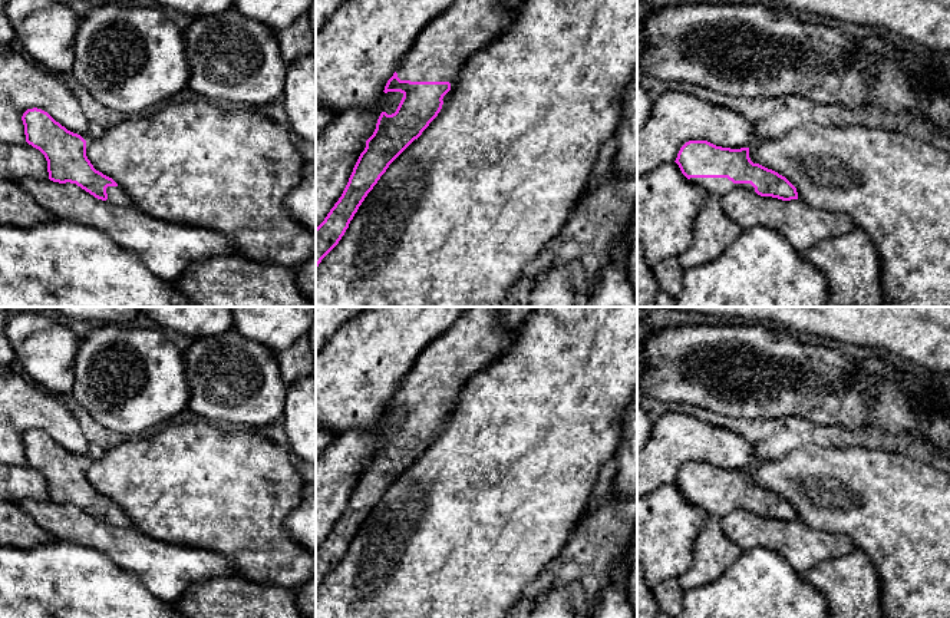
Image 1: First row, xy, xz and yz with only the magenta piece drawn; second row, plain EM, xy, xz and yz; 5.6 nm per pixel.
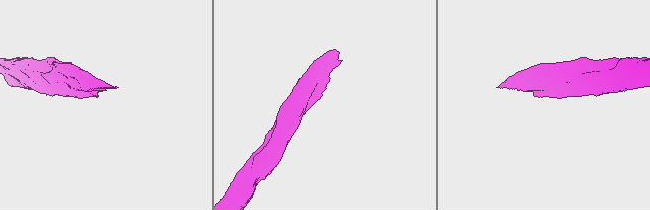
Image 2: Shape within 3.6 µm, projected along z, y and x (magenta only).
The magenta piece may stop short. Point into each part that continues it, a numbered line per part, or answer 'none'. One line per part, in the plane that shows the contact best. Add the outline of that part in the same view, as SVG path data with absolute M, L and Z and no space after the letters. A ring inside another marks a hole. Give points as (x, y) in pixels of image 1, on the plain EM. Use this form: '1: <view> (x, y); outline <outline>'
1: xz (477, 340); outline M471 307L449 331L423 348L403 376L398 399L410 403L449 403L452 412L468 379L511 348L521 324L517 328L502 327L495 307ZM449 413L442 420L443 426Z

